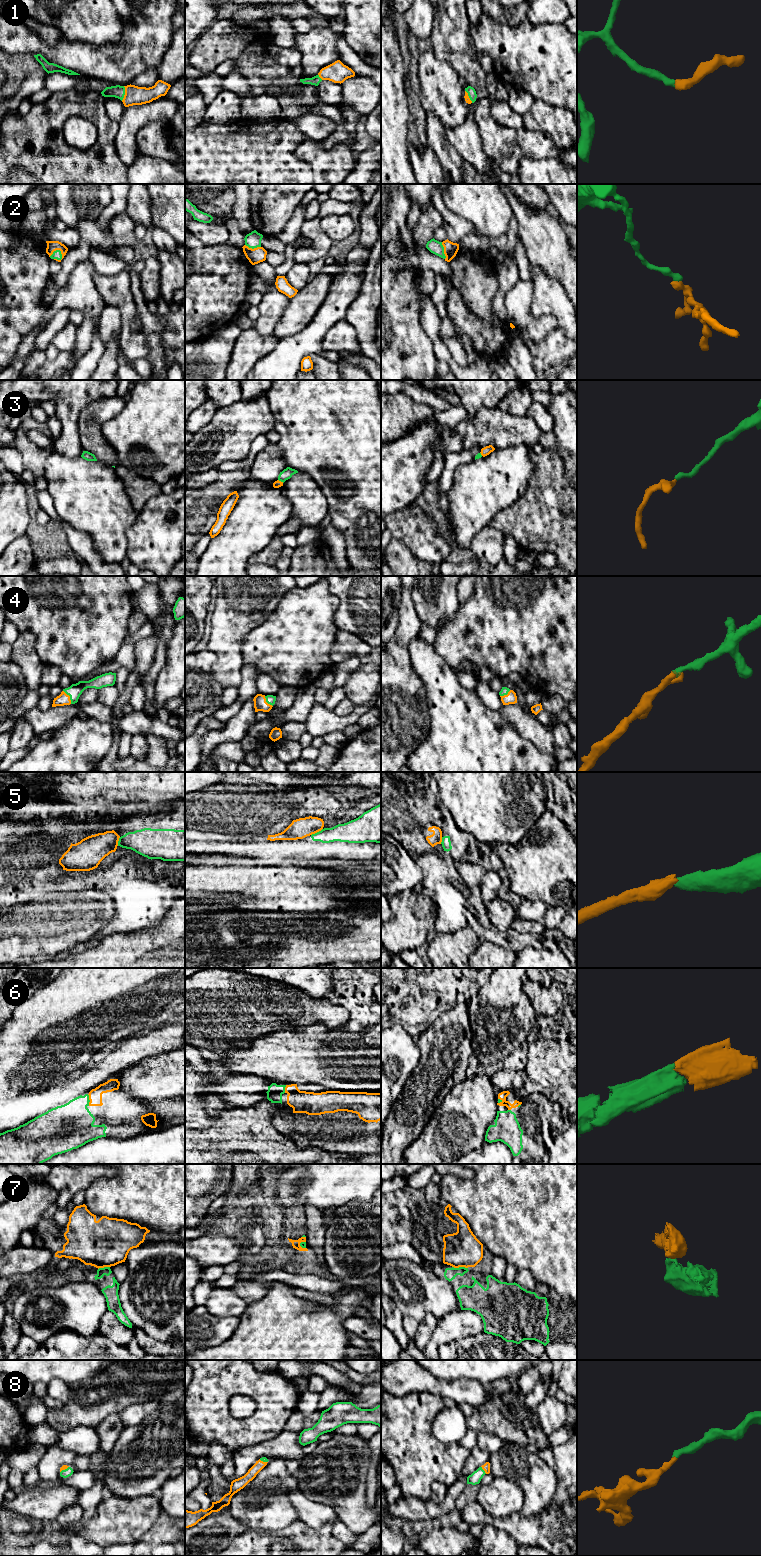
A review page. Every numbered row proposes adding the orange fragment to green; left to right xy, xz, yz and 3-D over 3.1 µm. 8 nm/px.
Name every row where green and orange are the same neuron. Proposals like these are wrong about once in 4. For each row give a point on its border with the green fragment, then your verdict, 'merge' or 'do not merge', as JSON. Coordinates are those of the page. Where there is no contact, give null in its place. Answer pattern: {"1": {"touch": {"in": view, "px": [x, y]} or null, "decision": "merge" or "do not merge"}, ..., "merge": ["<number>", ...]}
{"1": {"touch": {"in": "xy", "px": [124, 93]}, "decision": "merge"}, "2": {"touch": {"in": "xy", "px": [56, 250]}, "decision": "merge"}, "3": {"touch": {"in": "xz", "px": [281, 481]}, "decision": "merge"}, "4": {"touch": {"in": "xy", "px": [70, 697]}, "decision": "merge"}, "5": {"touch": {"in": "xz", "px": [317, 832]}, "decision": "do not merge"}, "6": {"touch": {"in": "xy", "px": [89, 1100]}, "decision": "merge"}, "7": {"touch": {"in": "yz", "px": [460, 1267]}, "decision": "do not merge"}, "8": {"touch": {"in": "yz", "px": [483, 1470]}, "decision": "merge"}, "merge": ["1", "2", "3", "4", "6", "8"]}

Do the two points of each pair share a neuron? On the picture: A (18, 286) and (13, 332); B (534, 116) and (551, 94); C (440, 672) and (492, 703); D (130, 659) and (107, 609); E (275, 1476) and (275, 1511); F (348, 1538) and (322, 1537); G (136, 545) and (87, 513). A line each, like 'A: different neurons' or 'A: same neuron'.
A: same neuron
B: different neurons
C: different neurons
D: different neurons
E: same neuron
F: different neurons
G: different neurons

